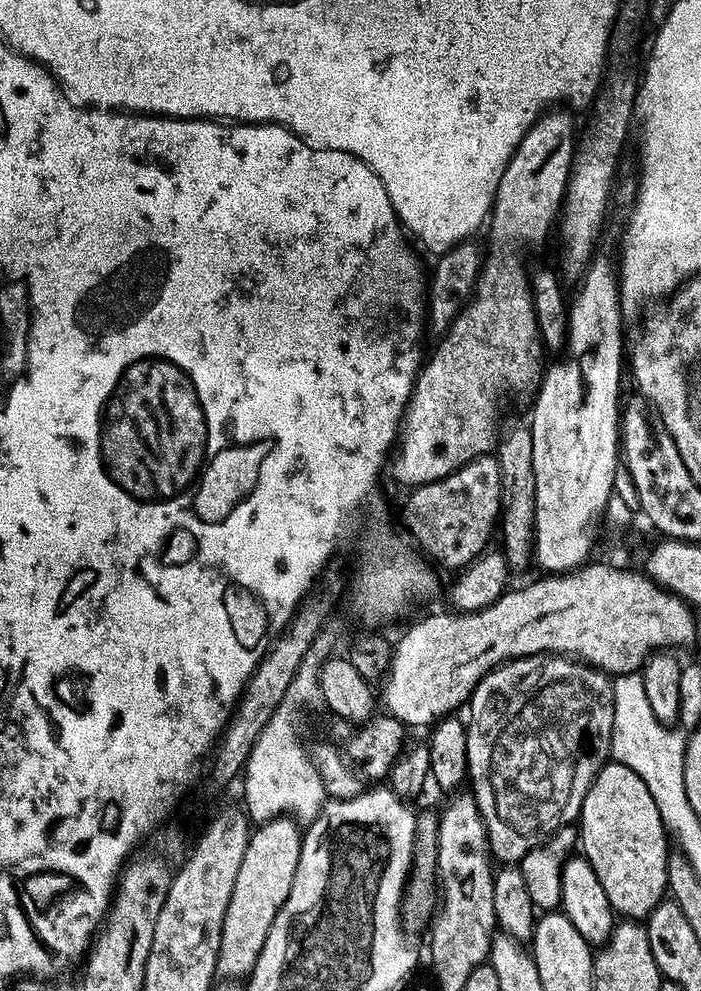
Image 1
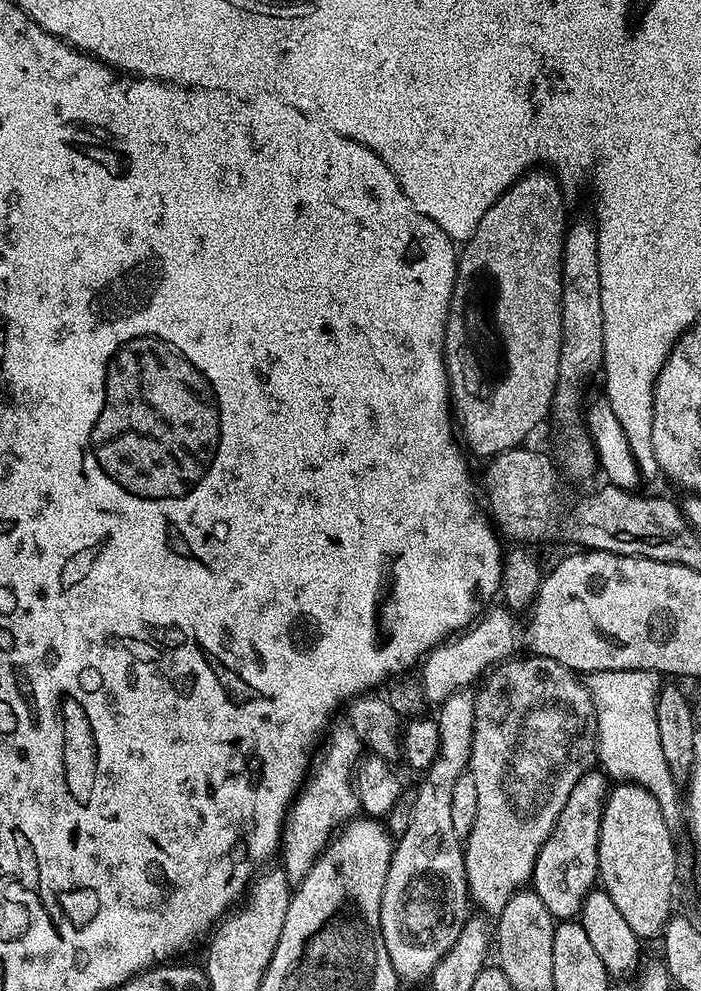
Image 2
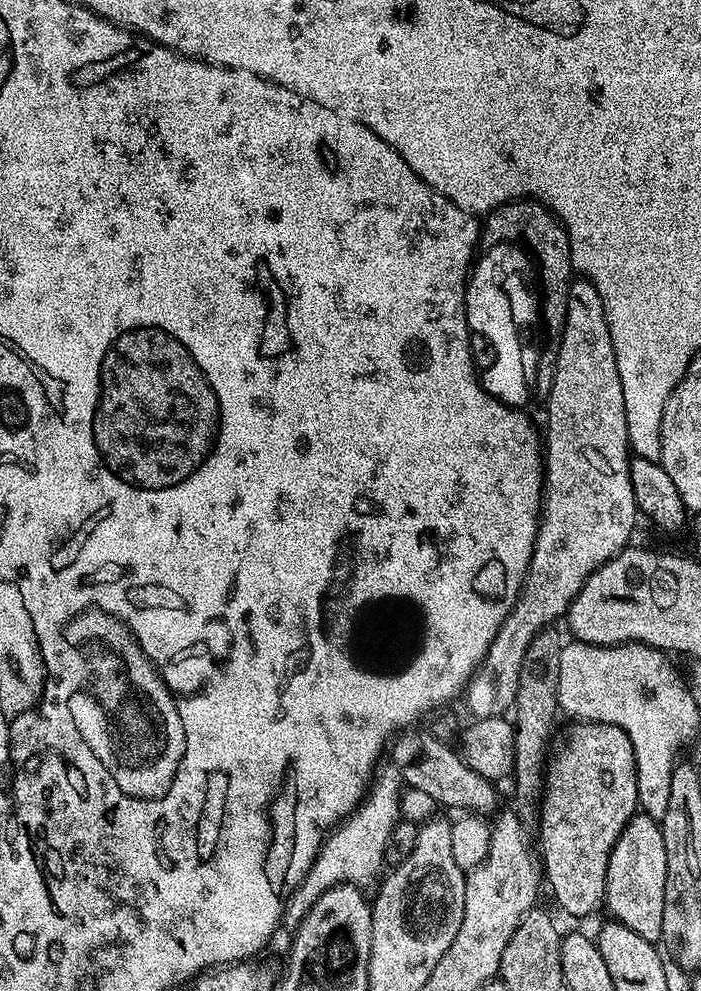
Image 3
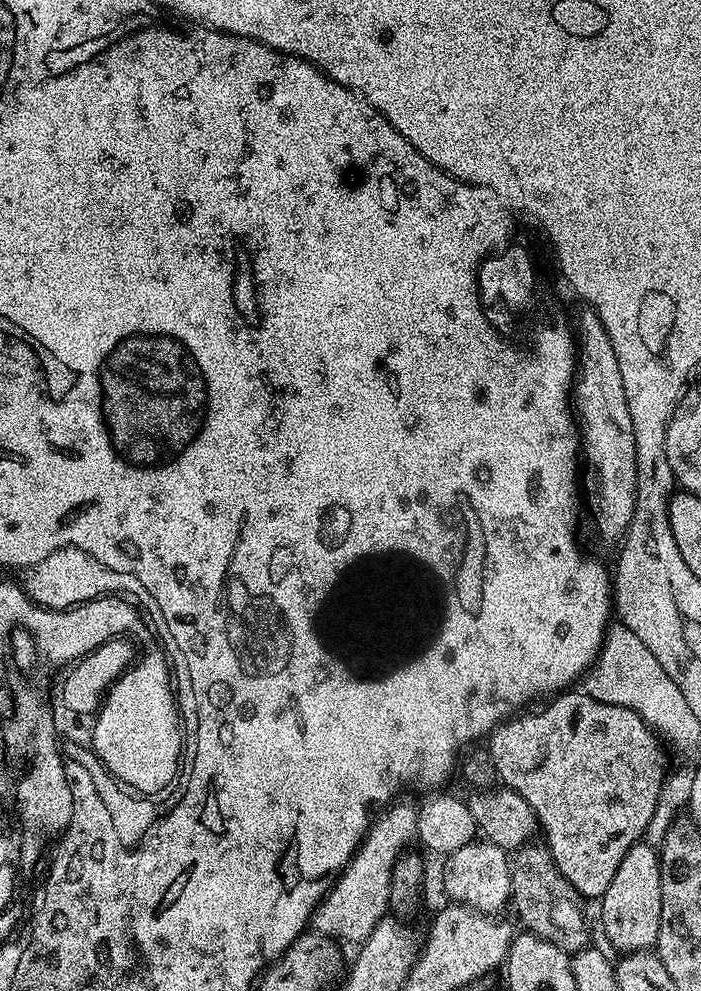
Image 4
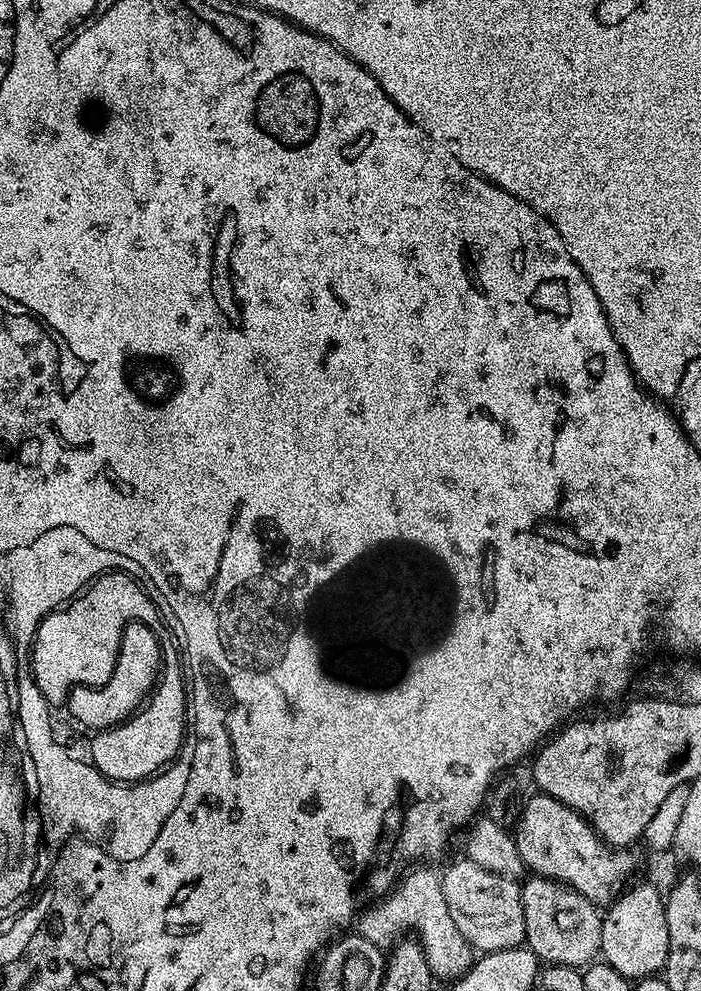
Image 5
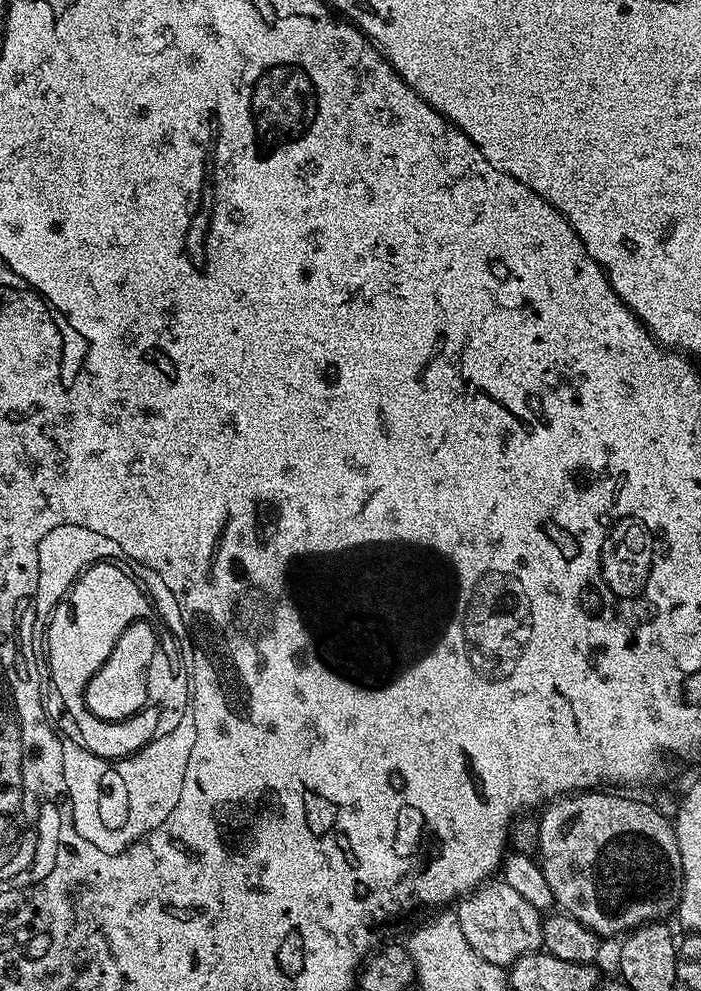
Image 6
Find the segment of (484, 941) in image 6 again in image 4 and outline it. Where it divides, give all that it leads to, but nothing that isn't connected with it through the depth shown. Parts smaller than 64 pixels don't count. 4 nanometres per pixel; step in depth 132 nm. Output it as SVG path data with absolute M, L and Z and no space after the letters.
M480 838L475 842L462 846L462 850L447 853L444 864L444 892L449 901L465 904L475 912L500 914L509 907L512 899L512 883L510 882L510 856L505 849L489 844Z

